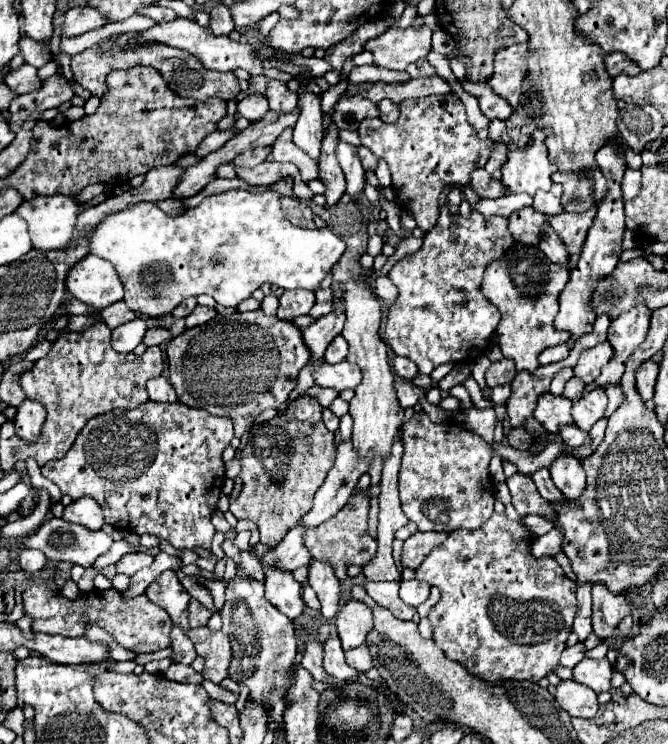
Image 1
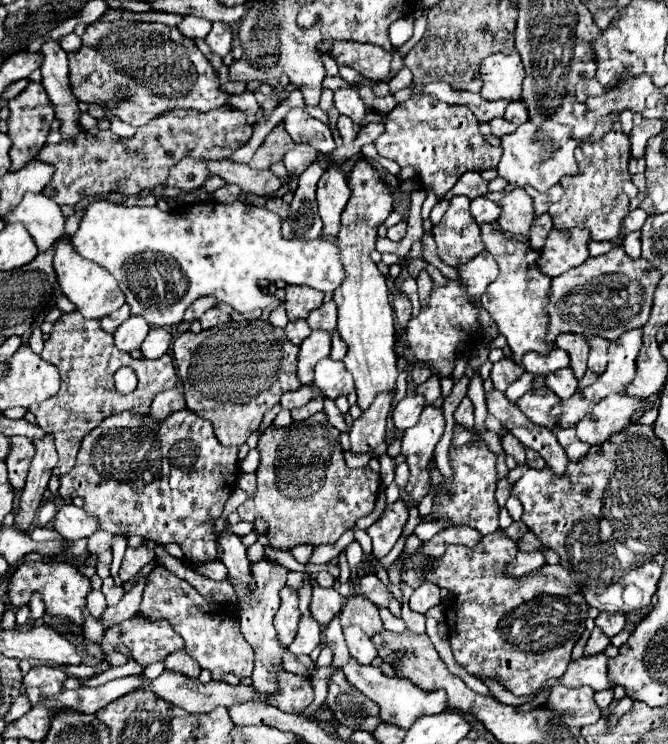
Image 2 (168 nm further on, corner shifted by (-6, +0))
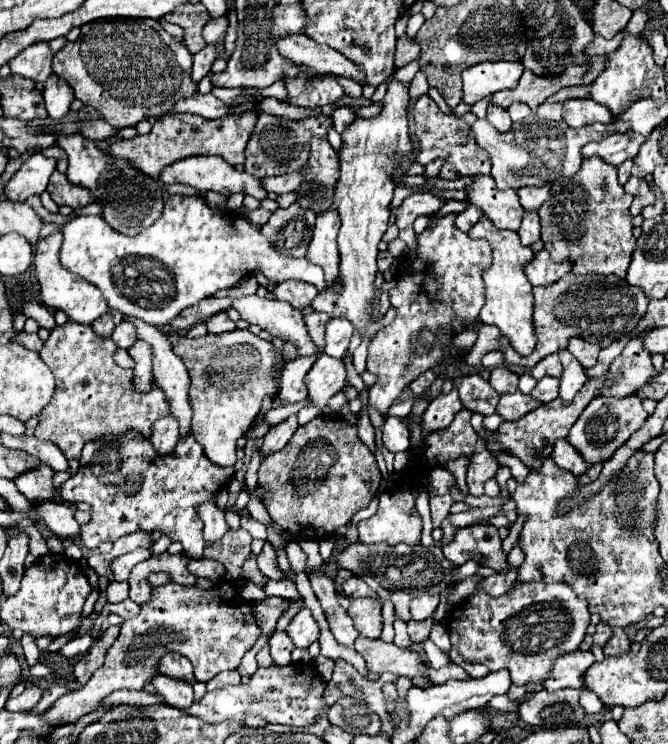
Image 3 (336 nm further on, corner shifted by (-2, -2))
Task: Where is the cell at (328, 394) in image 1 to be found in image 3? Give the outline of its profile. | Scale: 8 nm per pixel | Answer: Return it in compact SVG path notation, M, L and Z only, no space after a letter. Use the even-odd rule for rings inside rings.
M295 414L289 416L287 420L283 420L281 424L277 424L275 428L271 428L265 434L265 442L263 442L263 448L261 448L265 452L265 456L281 450L283 444L289 442L289 438L295 434L297 428L299 428L299 422L297 422L297 416Z

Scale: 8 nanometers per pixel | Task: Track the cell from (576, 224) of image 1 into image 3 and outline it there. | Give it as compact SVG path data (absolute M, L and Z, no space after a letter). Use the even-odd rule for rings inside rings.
M543 248L535 254L535 258L525 266L525 274L533 286L547 286L557 282L559 276L569 272L573 262L553 262L549 252Z

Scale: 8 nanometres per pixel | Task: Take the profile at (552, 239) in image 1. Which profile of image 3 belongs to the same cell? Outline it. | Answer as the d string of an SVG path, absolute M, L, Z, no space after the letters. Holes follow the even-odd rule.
M525 214L517 234L521 236L523 246L531 246L533 242L537 242L539 240L539 216L537 214Z

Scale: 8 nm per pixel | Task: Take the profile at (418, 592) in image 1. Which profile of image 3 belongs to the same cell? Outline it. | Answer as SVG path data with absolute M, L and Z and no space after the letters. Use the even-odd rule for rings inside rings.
M423 594L415 596L411 600L411 618L413 620L425 620L429 618L439 604L439 594Z

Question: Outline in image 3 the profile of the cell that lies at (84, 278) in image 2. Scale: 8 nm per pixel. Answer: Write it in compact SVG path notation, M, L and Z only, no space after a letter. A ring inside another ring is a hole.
M53 232L51 236L43 238L39 246L35 246L35 270L41 284L41 298L47 306L61 308L69 316L69 320L79 324L91 324L109 312L109 304L97 286L93 286L85 278L79 278L75 272L63 268L59 260L59 250L61 250L61 232Z

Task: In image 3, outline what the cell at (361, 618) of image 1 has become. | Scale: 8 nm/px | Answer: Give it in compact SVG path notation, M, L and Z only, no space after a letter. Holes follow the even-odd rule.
M351 600L347 614L353 618L355 628L365 638L379 638L383 620L381 620L381 600Z

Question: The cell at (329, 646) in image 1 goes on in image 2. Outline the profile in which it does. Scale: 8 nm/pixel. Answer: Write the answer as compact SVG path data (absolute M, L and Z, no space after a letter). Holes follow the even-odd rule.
M349 660L347 666L343 668L347 680L351 686L355 686L357 690L361 690L365 696L369 696L375 704L379 704L381 708L381 720L387 722L387 724L395 724L399 728L409 728L415 720L419 720L421 716L427 716L427 714L441 714L445 712L449 706L447 706L447 694L443 690L435 690L435 692L423 692L421 688L415 688L409 680L403 680L403 678L389 678L385 676L379 668L375 666L363 666L363 664L357 664L357 660Z

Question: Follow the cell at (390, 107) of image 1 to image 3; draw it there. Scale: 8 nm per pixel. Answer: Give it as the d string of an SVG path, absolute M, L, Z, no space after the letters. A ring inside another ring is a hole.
M307 164L301 166L301 168L297 168L297 170L293 170L293 172L289 172L289 174L283 174L283 176L263 178L261 180L263 182L263 188L267 188L267 192L275 192L275 194L293 192L293 190L297 190L305 182L305 178L301 178L301 176L307 174L305 170L307 170Z

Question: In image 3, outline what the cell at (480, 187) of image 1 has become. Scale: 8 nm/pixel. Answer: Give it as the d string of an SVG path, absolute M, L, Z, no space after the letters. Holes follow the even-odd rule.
M415 192L407 196L401 204L397 214L397 226L399 226L399 238L407 242L409 250L415 254L417 250L417 238L413 238L413 222L421 214L435 214L445 204L445 198L435 196L433 192Z

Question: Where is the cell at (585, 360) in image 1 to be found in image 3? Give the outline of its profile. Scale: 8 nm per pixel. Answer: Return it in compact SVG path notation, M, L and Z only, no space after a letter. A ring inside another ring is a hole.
M571 338L567 350L583 364L583 368L591 368L597 364L597 356L599 356L599 346L597 344L591 344L591 342L585 342L581 338Z

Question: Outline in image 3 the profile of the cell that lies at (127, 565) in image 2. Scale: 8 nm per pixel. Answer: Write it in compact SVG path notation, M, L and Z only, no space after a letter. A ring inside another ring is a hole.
M139 548L139 550L133 550L133 552L127 552L123 556L117 556L113 562L111 562L111 570L115 574L115 580L121 582L121 580L127 580L129 578L129 572L135 564L147 560L151 556L151 550L147 548Z

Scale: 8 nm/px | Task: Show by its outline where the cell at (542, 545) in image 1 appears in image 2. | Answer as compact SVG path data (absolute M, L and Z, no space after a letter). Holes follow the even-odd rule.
M517 552L515 560L507 566L507 576L527 576L545 564L543 552Z

